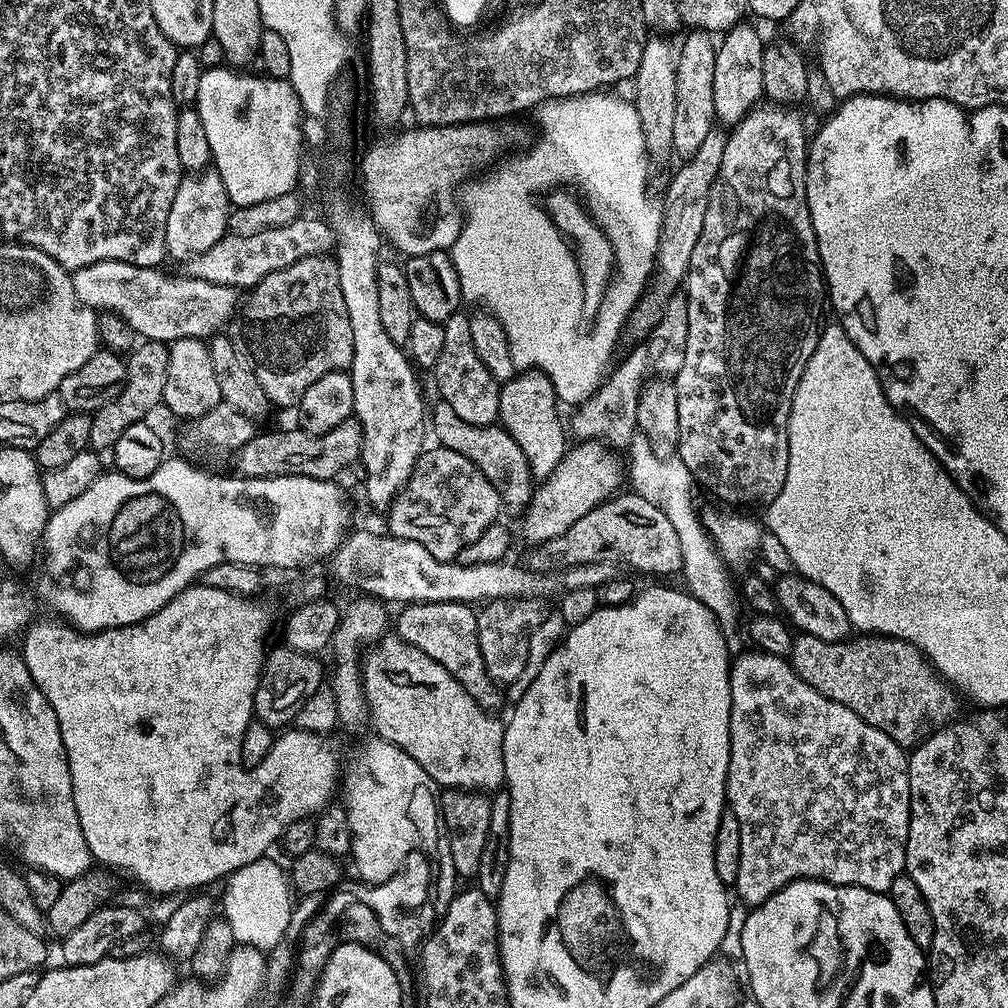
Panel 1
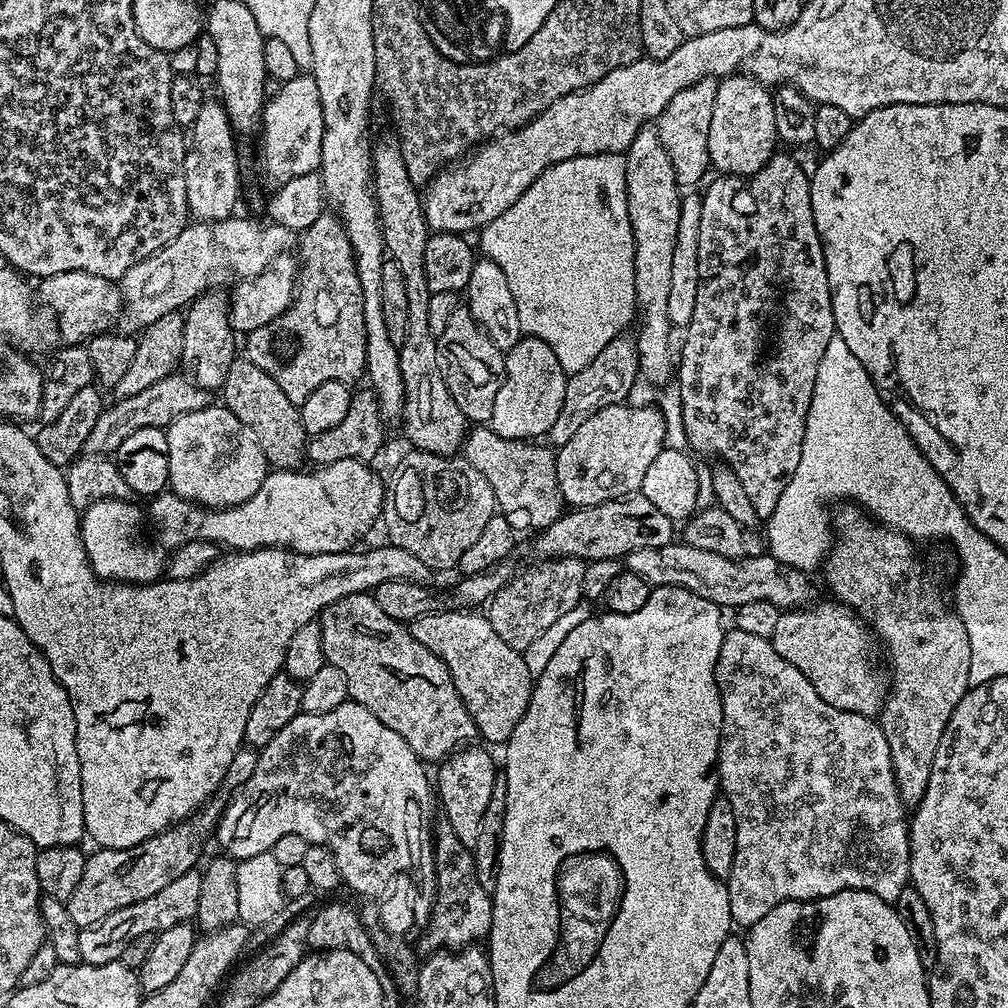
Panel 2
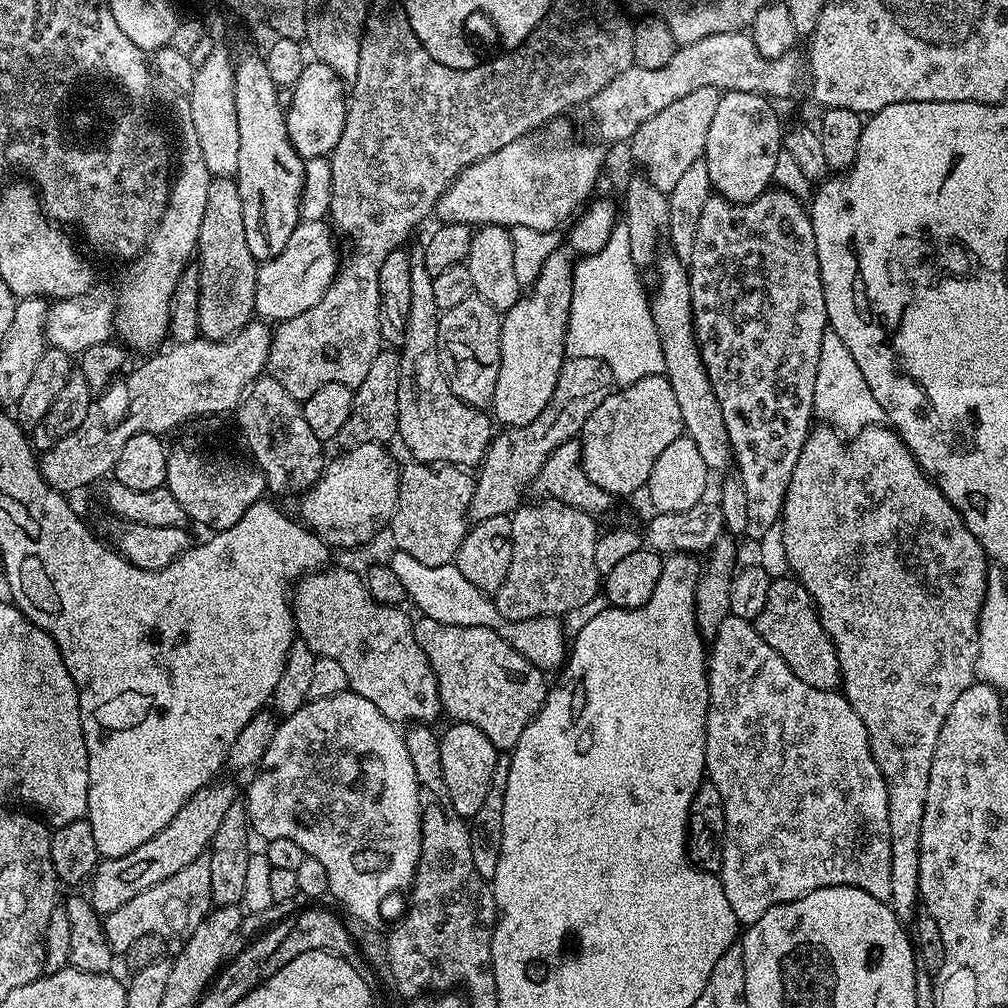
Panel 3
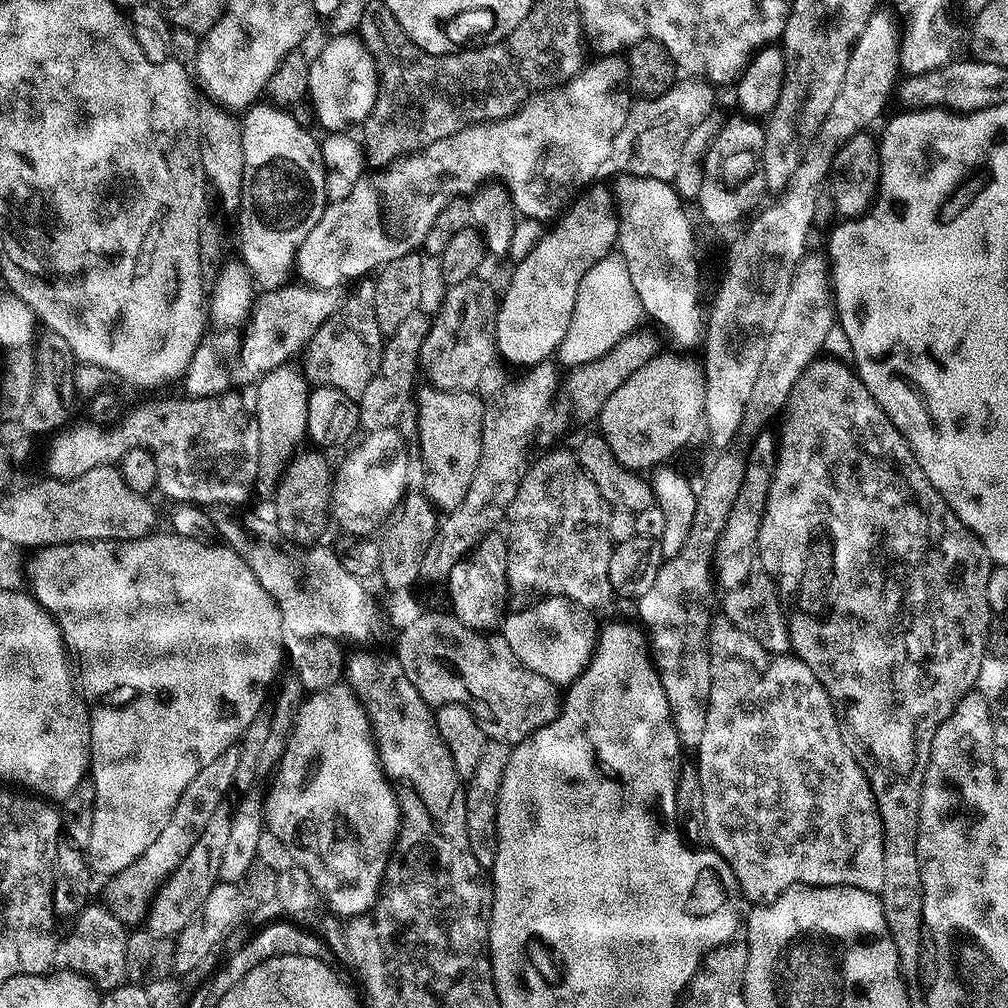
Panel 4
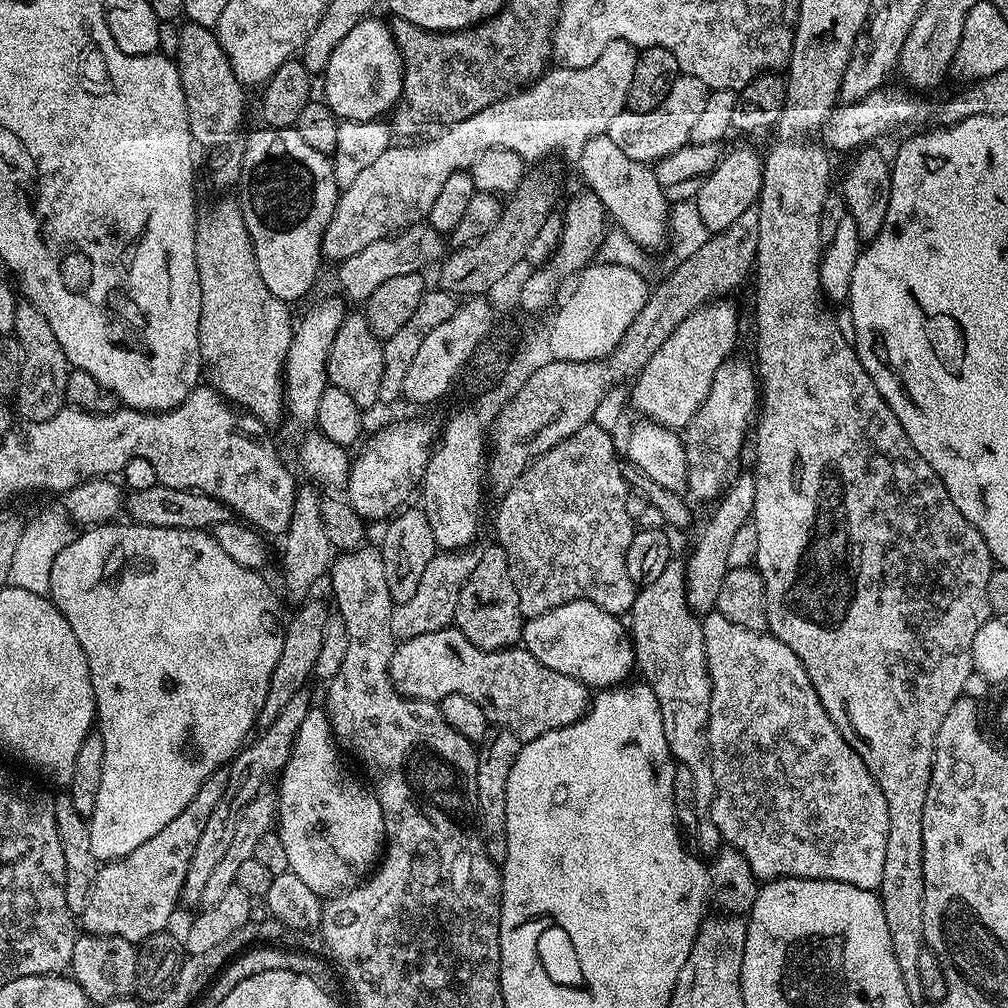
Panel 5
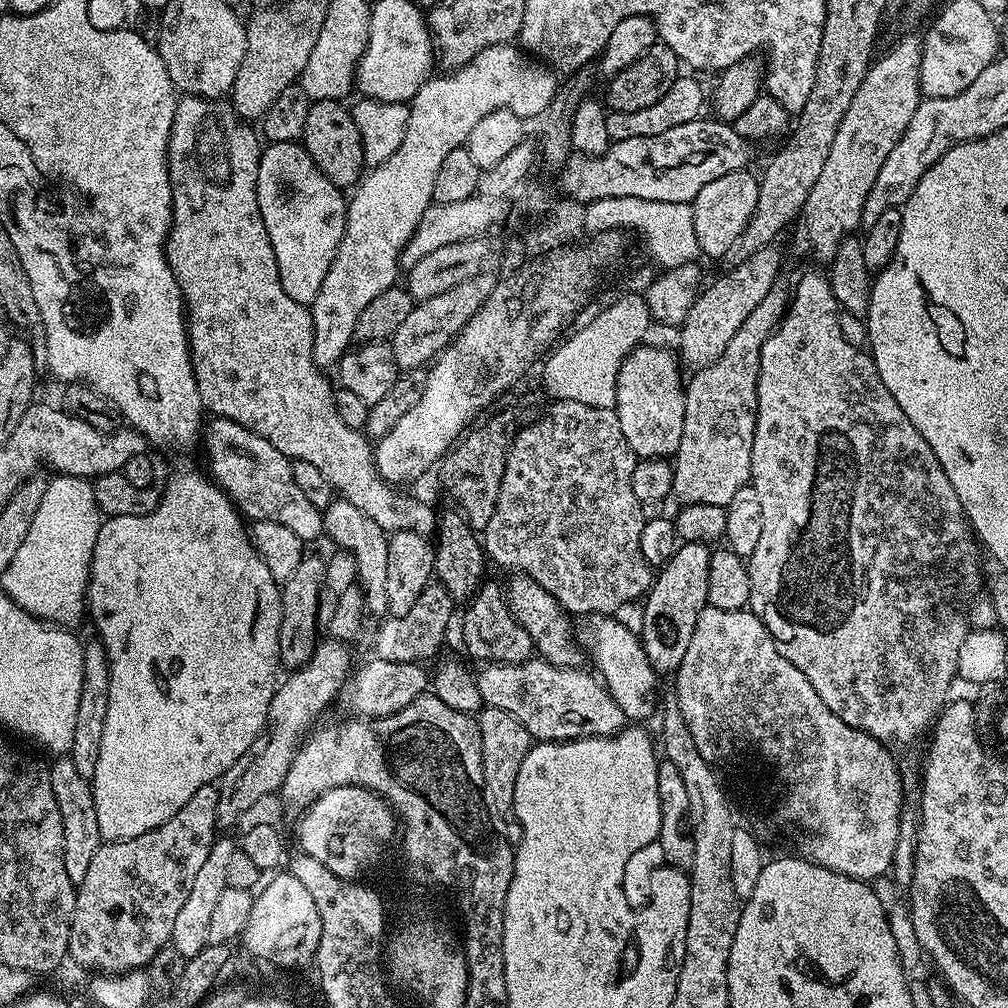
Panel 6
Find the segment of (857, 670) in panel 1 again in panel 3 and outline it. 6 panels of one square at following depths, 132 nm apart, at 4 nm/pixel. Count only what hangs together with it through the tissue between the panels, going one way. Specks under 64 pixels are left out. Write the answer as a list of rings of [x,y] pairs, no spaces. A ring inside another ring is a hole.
[[[791,575],[775,577],[770,594],[766,597],[766,606],[762,606],[762,614],[758,614],[754,623],[756,633],[763,638],[766,646],[777,652],[782,662],[786,662],[786,666],[790,666],[790,670],[794,670],[794,674],[806,682],[806,686],[830,692],[840,684],[840,663],[836,648],[822,626],[808,591],[799,580]]]

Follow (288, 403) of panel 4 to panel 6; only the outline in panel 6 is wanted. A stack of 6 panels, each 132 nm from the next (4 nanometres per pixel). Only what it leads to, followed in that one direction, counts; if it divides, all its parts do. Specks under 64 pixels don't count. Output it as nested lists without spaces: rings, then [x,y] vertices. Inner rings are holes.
[[[506,43],[506,44],[495,44],[494,46],[487,47],[486,50],[480,51],[468,64],[464,64],[463,67],[455,70],[440,74],[444,76],[435,75],[429,77],[429,80],[425,82],[416,91],[409,103],[408,120],[406,135],[402,140],[402,143],[395,150],[394,154],[390,156],[385,162],[380,163],[376,168],[371,169],[355,187],[355,190],[351,193],[353,196],[349,197],[347,201],[347,224],[344,227],[343,240],[339,244],[338,253],[336,253],[334,262],[331,263],[330,269],[326,272],[325,281],[322,282],[321,289],[318,290],[318,296],[310,306],[311,322],[314,326],[314,346],[312,347],[312,353],[314,354],[315,362],[321,368],[327,368],[327,366],[337,365],[341,357],[344,356],[345,352],[351,347],[354,337],[354,326],[357,325],[358,316],[362,314],[362,310],[366,308],[367,303],[371,299],[378,297],[382,292],[390,287],[393,287],[396,283],[396,276],[400,274],[400,256],[401,250],[405,248],[406,242],[413,236],[414,230],[417,229],[418,222],[421,221],[422,214],[429,208],[430,204],[433,203],[433,190],[435,179],[438,176],[438,169],[442,166],[442,161],[446,158],[450,151],[463,147],[469,138],[471,130],[474,130],[474,126],[478,124],[486,116],[486,114],[492,113],[498,108],[510,108],[511,112],[518,114],[523,120],[530,120],[538,115],[540,117],[545,115],[548,111],[549,106],[553,102],[554,94],[559,88],[560,82],[557,73],[544,62],[537,57],[532,56],[531,53],[524,51],[517,45]]]

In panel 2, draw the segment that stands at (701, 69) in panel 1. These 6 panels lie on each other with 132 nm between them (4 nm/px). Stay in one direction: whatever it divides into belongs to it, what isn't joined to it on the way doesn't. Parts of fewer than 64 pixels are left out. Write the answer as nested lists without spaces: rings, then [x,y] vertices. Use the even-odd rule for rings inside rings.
[[[707,76],[694,82],[694,86],[678,90],[678,94],[670,98],[666,110],[662,110],[658,118],[662,146],[670,156],[670,166],[674,166],[674,178],[681,186],[696,186],[696,183],[710,172],[708,162],[710,118],[714,115],[714,102],[718,99],[719,85],[720,80],[717,77]]]

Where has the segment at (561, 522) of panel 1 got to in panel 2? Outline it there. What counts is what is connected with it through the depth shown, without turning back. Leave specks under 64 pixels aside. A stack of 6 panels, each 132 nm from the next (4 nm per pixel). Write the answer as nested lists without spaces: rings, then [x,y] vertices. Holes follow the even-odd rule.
[[[632,402],[611,404],[598,414],[586,418],[582,426],[574,433],[570,442],[559,445],[556,452],[556,473],[560,493],[564,495],[565,505],[573,509],[589,508],[607,500],[620,500],[641,491],[646,470],[654,463],[660,451],[666,447],[664,435],[668,432],[668,424],[664,416],[656,408],[635,408]]]

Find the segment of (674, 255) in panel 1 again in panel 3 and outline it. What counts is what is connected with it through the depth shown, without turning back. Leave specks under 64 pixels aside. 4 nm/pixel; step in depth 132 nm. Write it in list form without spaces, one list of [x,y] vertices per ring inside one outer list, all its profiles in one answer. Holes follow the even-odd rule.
[[[568,356],[562,370],[558,374],[558,386],[554,390],[552,400],[530,422],[521,428],[504,428],[497,431],[488,446],[488,455],[478,472],[476,490],[472,499],[470,513],[473,521],[508,516],[521,507],[524,487],[535,481],[542,466],[548,461],[548,456],[562,442],[579,437],[586,418],[602,406],[602,402],[614,391],[614,381],[610,366],[598,358],[589,356]]]

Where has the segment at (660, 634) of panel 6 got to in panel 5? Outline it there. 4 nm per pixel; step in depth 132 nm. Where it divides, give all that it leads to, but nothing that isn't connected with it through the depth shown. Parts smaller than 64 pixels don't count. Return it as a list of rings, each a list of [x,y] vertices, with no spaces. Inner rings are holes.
[[[751,471],[742,472],[725,487],[722,495],[715,501],[716,509],[713,510],[712,517],[705,522],[704,529],[701,530],[700,537],[692,548],[692,553],[686,556],[684,566],[686,594],[688,604],[697,614],[707,614],[715,609],[718,593],[722,590],[722,578],[726,578],[729,569],[726,557],[732,540],[739,527],[749,523],[752,518],[756,477]]]

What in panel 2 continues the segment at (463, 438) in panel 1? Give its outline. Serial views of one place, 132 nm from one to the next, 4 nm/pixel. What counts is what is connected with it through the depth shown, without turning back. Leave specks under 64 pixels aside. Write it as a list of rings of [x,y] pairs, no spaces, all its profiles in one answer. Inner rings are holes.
[[[476,426],[464,437],[462,456],[470,466],[474,466],[474,470],[478,470],[478,474],[482,474],[482,478],[486,478],[486,482],[490,482],[490,490],[494,490],[499,515],[504,516],[517,533],[524,534],[527,528],[546,529],[559,516],[564,515],[566,505],[558,486],[556,452],[551,447],[540,442],[502,438],[491,426]]]

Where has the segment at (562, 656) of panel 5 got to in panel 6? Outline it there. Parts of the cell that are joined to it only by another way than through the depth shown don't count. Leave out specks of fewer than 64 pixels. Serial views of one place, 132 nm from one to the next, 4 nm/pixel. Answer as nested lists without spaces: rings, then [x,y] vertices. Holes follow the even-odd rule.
[[[591,613],[578,628],[581,647],[588,652],[596,666],[595,671],[608,692],[621,707],[625,719],[632,722],[646,722],[653,716],[658,704],[658,674],[650,666],[639,635],[617,617],[607,613]]]

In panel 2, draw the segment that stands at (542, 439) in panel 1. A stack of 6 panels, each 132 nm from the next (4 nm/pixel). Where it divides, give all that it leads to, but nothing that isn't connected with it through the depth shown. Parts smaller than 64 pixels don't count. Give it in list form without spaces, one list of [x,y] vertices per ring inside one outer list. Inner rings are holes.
[[[524,336],[504,357],[504,381],[498,390],[498,398],[494,398],[494,414],[490,426],[502,438],[511,440],[527,440],[547,437],[548,431],[558,418],[558,410],[562,410],[562,402],[566,398],[568,376],[562,370],[558,358],[554,358],[554,350],[537,336]]]

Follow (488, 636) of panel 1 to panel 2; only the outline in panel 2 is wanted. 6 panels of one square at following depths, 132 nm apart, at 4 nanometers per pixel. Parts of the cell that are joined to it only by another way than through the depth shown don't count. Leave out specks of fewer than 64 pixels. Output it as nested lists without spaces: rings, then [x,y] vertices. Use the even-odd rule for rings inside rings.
[[[565,556],[563,558],[548,558],[536,562],[533,568],[524,573],[513,575],[508,585],[492,597],[486,608],[490,626],[498,633],[498,638],[511,648],[521,650],[527,648],[542,630],[546,630],[557,618],[562,618],[566,610],[574,610],[582,602],[583,572],[585,561]]]

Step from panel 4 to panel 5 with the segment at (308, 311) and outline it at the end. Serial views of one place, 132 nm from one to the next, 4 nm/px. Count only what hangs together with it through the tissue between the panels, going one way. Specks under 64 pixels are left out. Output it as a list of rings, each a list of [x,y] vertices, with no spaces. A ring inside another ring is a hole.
[[[424,222],[413,224],[411,228],[397,232],[395,236],[387,240],[372,242],[370,246],[366,246],[366,250],[339,261],[337,268],[340,269],[336,272],[336,284],[344,291],[340,292],[345,301],[367,302],[370,294],[374,294],[374,290],[378,290],[378,286],[386,282],[386,278],[394,278],[398,274],[423,273],[427,264],[434,263],[435,265],[445,255],[445,252],[445,237],[437,229]]]

